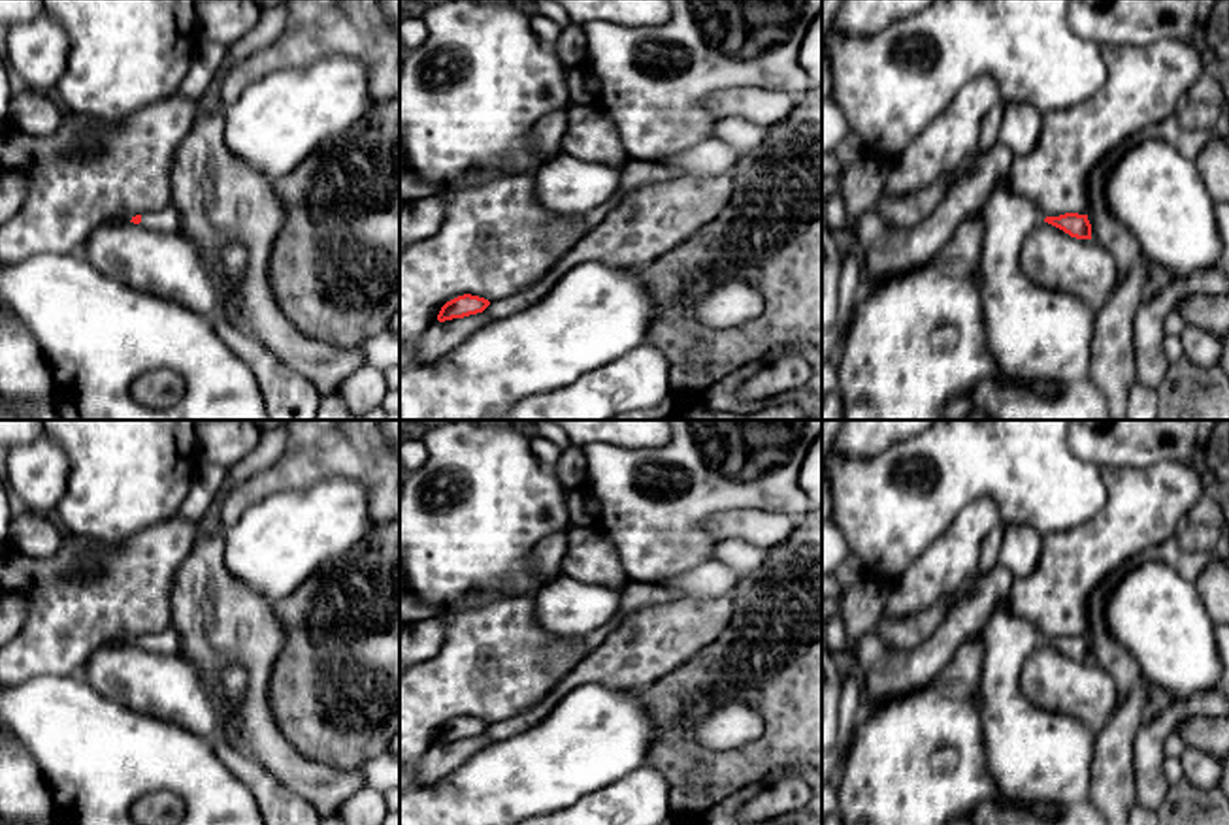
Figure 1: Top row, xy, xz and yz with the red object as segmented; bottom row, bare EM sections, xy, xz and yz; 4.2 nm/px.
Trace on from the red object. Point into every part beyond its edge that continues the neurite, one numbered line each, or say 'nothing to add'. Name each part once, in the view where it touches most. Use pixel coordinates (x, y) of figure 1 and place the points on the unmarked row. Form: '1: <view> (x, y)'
1: xy (168, 641)

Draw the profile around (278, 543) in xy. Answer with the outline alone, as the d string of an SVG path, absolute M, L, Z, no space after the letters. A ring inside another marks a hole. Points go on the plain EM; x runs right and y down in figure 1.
M349 477L281 490L249 507L224 533L224 567L268 601L298 590L322 563L347 554L371 527L369 492Z

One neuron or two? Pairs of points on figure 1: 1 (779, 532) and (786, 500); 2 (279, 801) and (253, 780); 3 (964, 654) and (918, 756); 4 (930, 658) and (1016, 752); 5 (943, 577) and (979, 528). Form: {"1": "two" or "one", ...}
{"1": "two", "2": "one", "3": "one", "4": "two", "5": "one"}

